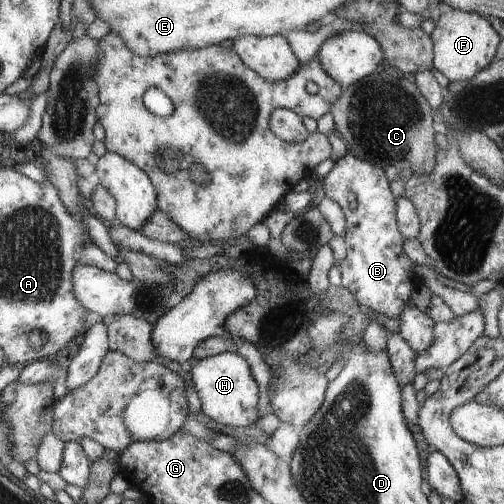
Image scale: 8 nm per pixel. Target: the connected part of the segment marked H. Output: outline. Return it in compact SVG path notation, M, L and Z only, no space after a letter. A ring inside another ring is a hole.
M225 352L201 359L192 368L193 383L201 401L202 413L216 423L245 428L261 420L261 388L253 378L253 366L239 353Z

